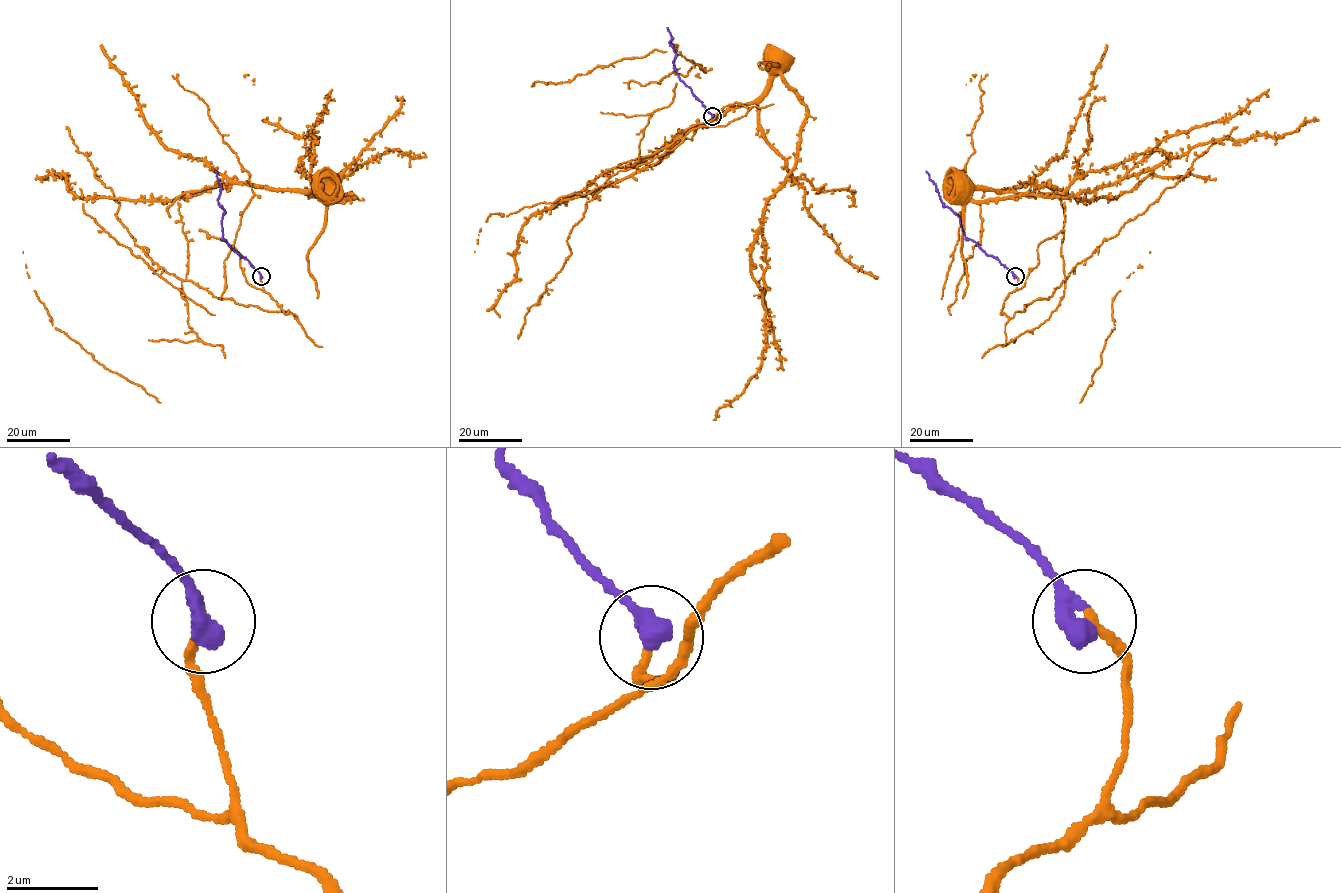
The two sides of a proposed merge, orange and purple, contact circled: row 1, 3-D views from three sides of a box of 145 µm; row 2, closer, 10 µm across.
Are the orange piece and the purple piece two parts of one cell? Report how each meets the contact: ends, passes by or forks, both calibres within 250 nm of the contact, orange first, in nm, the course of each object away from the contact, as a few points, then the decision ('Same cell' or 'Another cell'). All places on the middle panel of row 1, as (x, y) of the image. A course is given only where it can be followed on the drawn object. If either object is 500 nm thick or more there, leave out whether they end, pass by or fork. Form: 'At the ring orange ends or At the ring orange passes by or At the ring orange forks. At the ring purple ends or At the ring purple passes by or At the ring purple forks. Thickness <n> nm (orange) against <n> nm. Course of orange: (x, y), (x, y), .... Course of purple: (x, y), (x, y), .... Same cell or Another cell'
Thickness 200 nm (orange) against 550 nm. Course of orange: (712, 117), (735, 102), (748, 109), (726, 125), (692, 129), (649, 162), (626, 163), (752, 104), (774, 50). Course of purple: (712, 117), (680, 79), (673, 63), (676, 54), (669, 43), (672, 38), (667, 27). Same cell

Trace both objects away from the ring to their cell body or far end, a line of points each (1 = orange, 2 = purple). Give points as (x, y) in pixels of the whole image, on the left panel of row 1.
1: (261, 276), (263, 290), (296, 318), (215, 297), (186, 279), (188, 242), (175, 200), (230, 184), (323, 185)
2: (261, 276), (223, 237), (225, 211), (218, 202), (221, 185), (215, 171)

